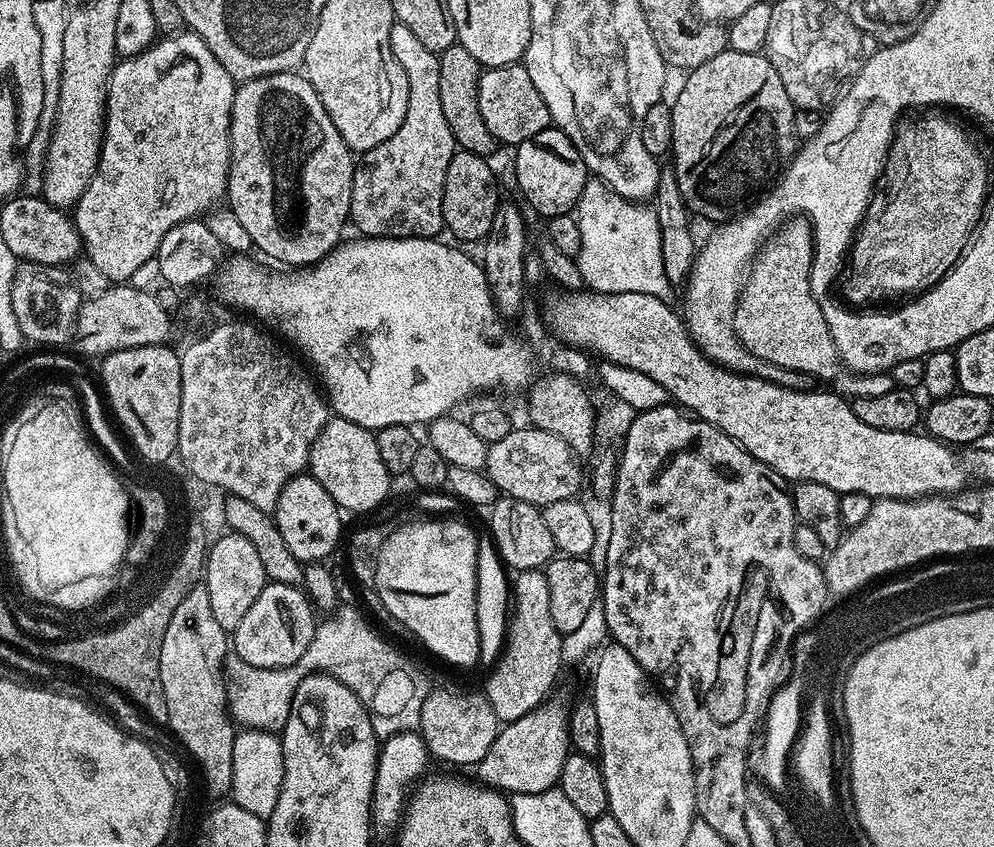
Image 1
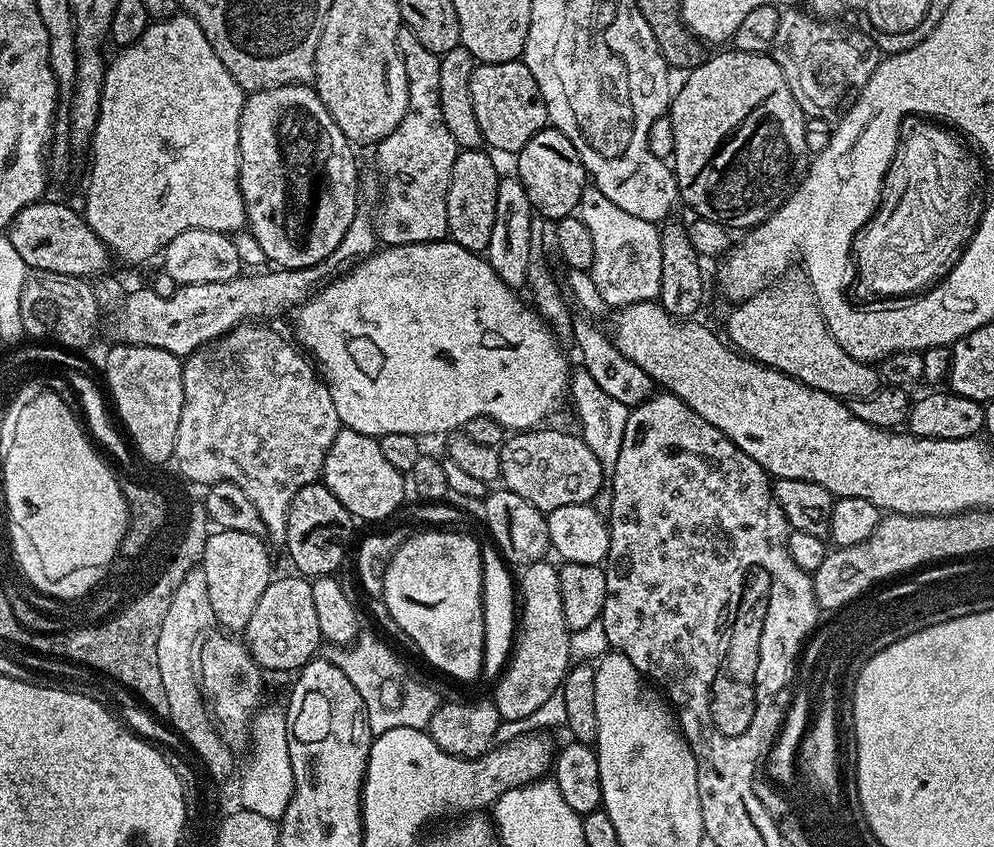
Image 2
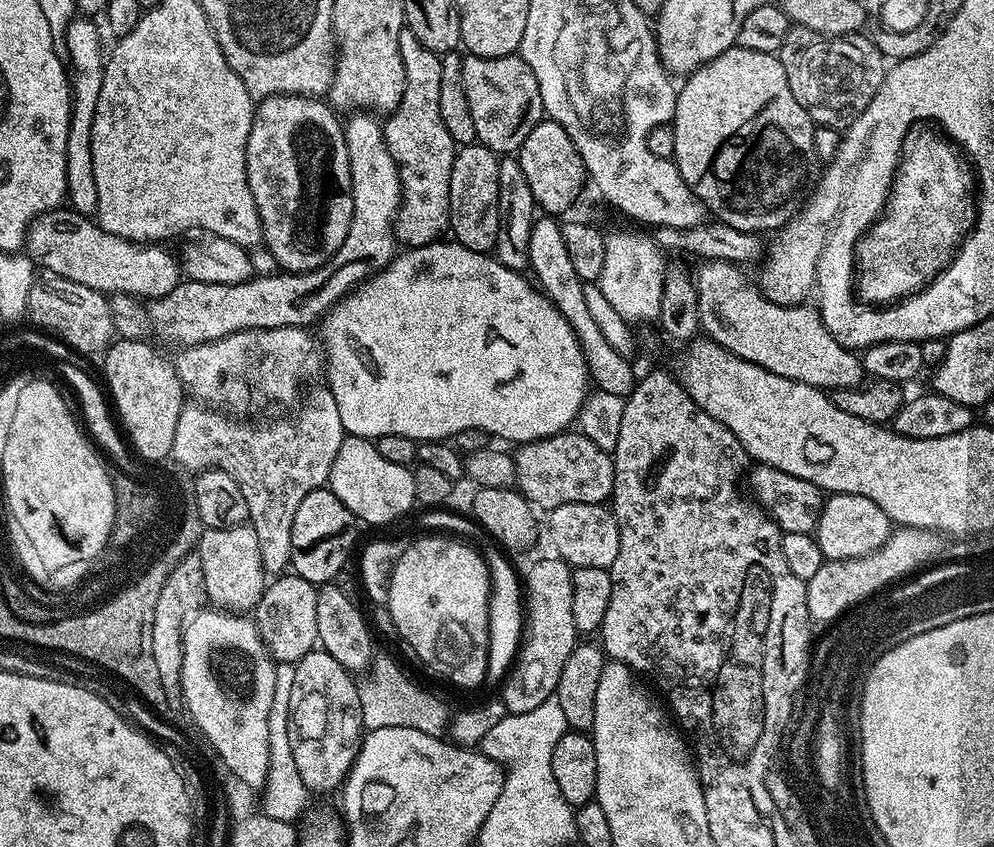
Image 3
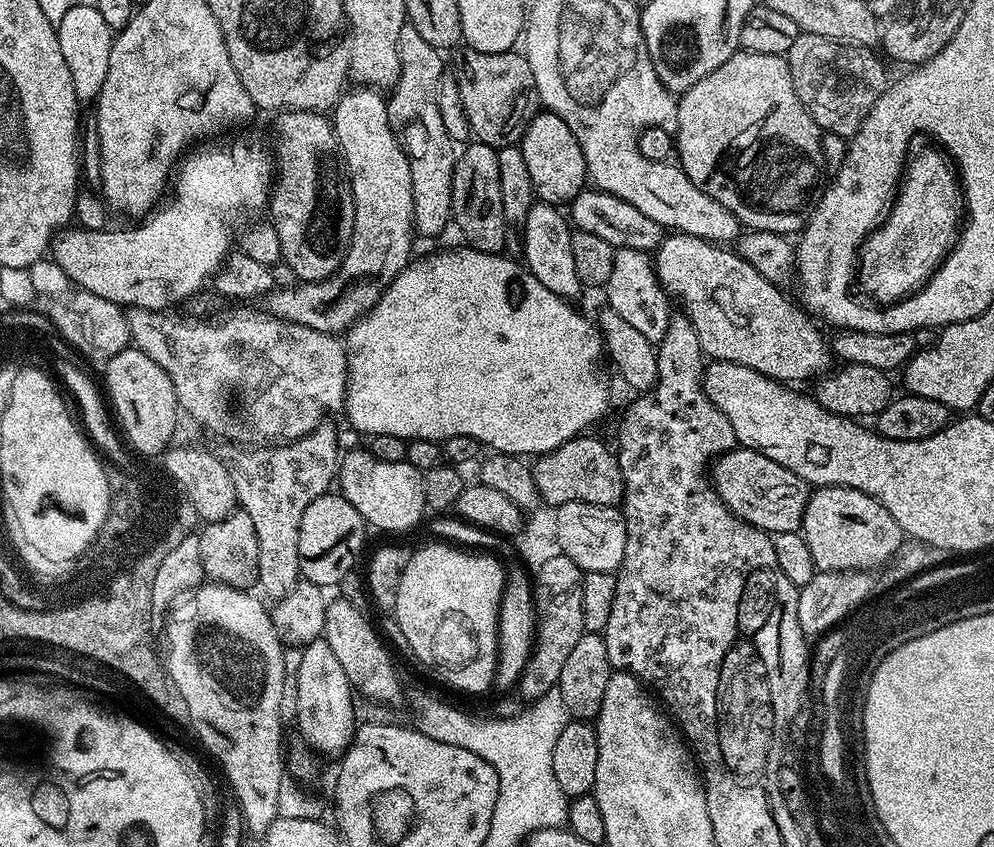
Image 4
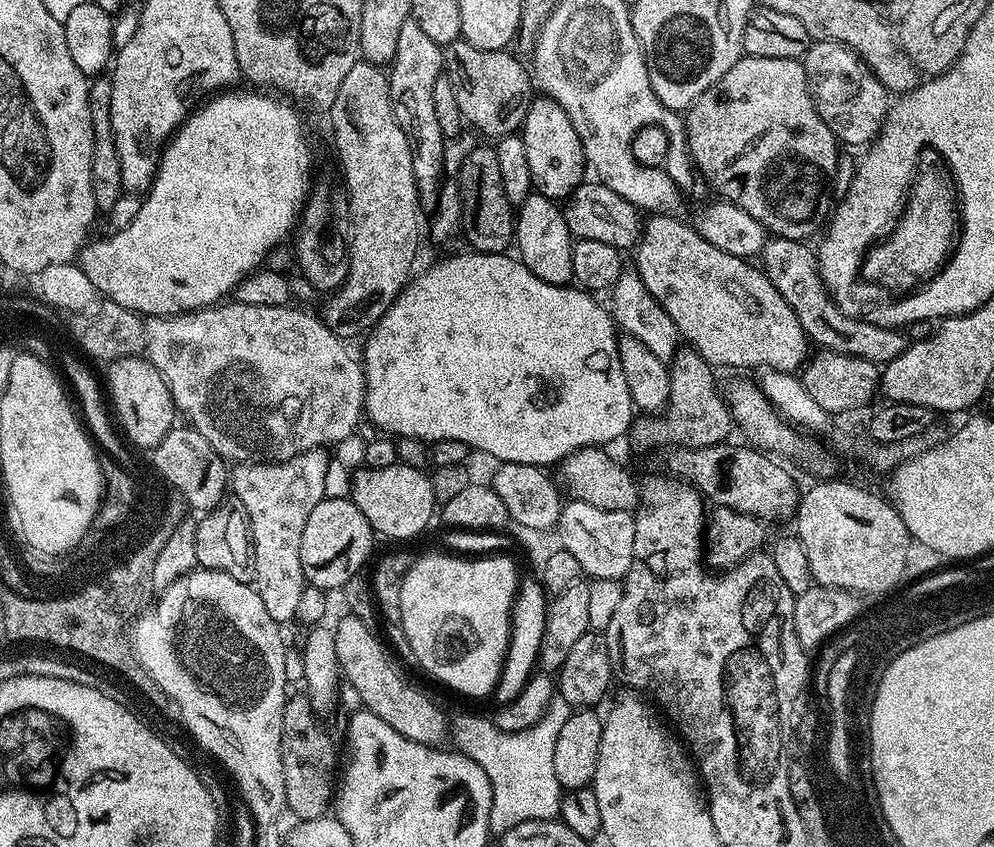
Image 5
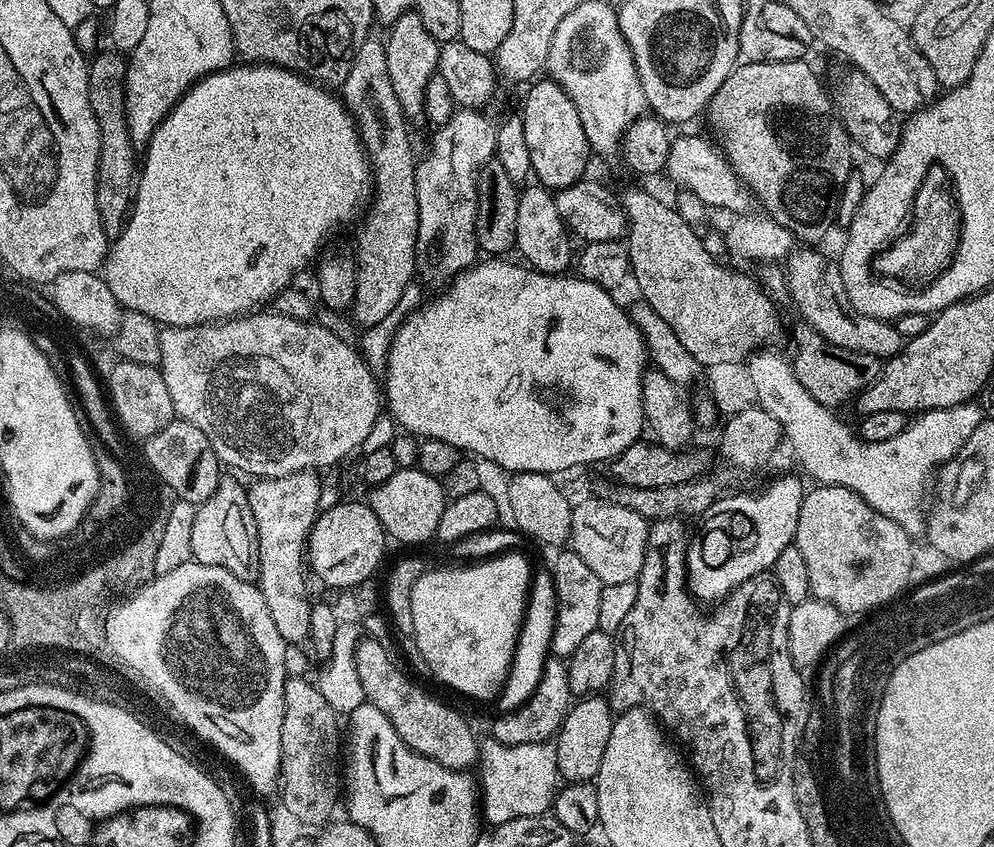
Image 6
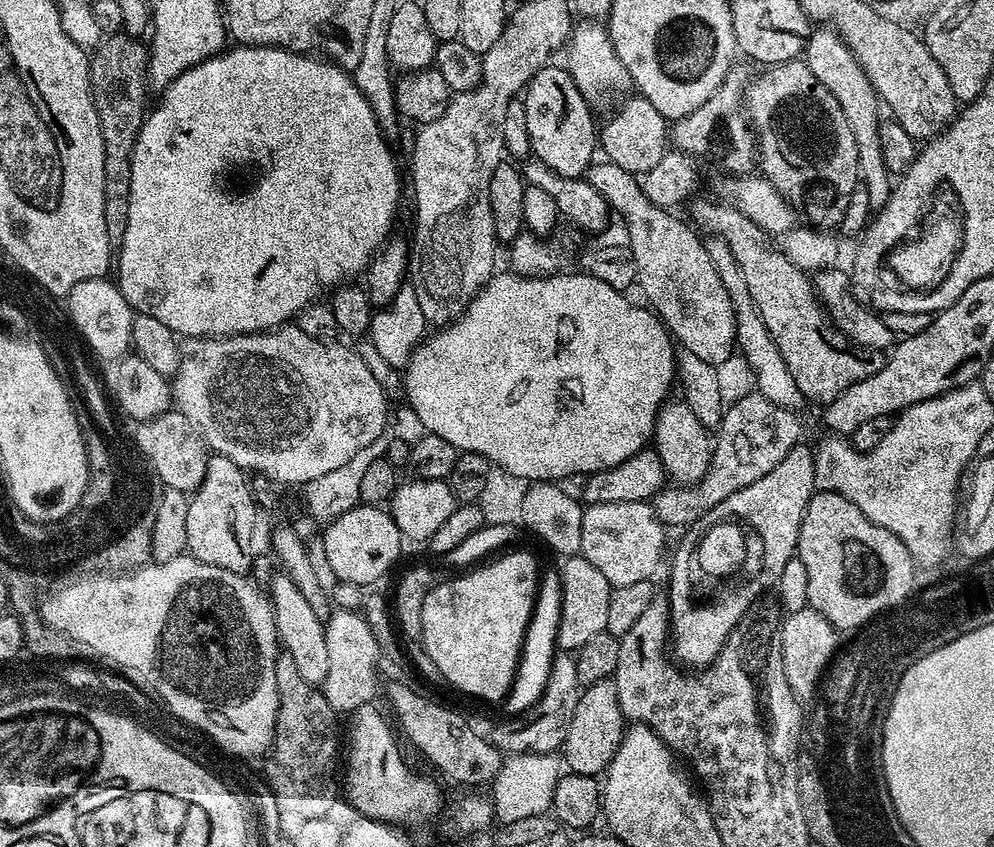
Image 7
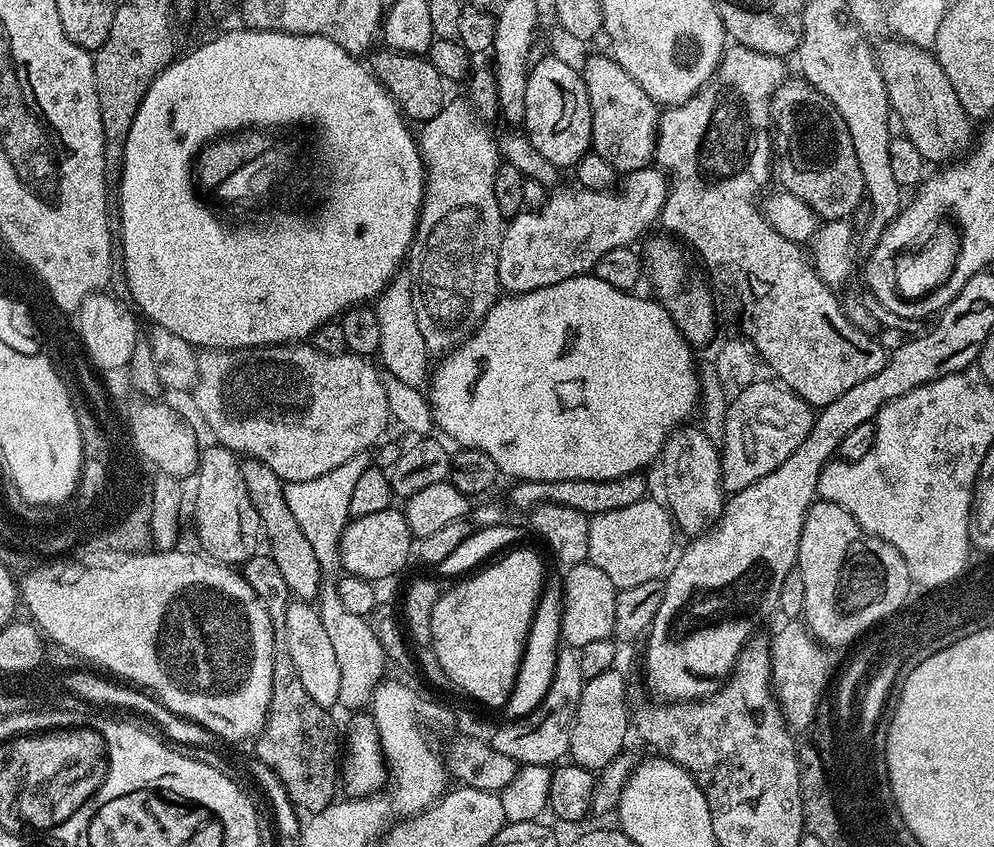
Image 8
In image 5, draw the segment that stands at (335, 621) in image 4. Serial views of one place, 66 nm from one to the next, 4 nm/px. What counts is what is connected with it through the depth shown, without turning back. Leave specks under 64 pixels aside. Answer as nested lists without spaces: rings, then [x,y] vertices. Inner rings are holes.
[[[344,614],[337,624],[334,624],[336,645],[338,646],[338,662],[346,684],[358,692],[361,705],[372,712],[386,726],[398,730],[402,738],[410,738],[410,742],[425,744],[431,748],[443,745],[450,736],[450,720],[444,717],[444,712],[424,692],[419,692],[402,673],[396,669],[388,648],[371,632],[367,623],[356,616]]]

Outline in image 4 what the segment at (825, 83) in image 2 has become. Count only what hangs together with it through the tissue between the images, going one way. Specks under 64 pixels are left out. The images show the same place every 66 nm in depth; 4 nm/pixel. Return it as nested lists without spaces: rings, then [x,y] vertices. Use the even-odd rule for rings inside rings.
[[[809,32],[801,34],[790,46],[786,59],[794,82],[794,90],[814,122],[824,132],[851,138],[864,124],[869,110],[876,105],[890,83],[884,64],[868,46],[846,44]]]

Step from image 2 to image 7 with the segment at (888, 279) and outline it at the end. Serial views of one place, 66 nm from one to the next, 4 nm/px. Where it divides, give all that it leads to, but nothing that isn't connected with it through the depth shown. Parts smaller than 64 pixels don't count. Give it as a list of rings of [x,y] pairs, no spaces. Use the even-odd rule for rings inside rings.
[[[944,186],[933,192],[919,231],[907,242],[901,243],[887,253],[886,266],[900,279],[905,289],[931,290],[944,281],[946,274],[950,274],[950,266],[954,266],[962,241],[964,241],[964,211],[958,194],[953,188]]]

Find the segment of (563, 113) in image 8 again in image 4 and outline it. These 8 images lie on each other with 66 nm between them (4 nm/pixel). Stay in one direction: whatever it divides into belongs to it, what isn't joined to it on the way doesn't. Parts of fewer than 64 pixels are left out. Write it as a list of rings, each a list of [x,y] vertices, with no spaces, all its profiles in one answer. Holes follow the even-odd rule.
[[[547,110],[537,111],[518,147],[526,158],[526,167],[530,169],[530,182],[536,191],[537,201],[564,206],[586,188],[588,167],[582,146],[578,146],[578,138],[570,134],[570,126],[566,126],[558,114]]]

